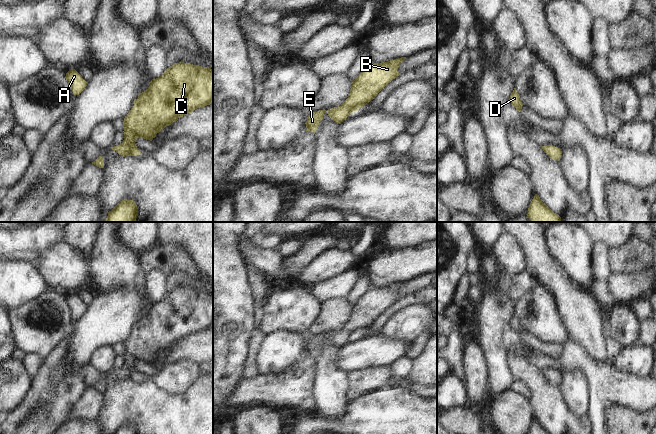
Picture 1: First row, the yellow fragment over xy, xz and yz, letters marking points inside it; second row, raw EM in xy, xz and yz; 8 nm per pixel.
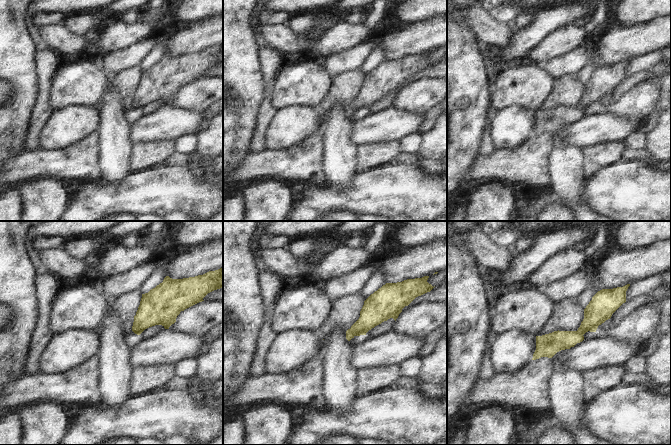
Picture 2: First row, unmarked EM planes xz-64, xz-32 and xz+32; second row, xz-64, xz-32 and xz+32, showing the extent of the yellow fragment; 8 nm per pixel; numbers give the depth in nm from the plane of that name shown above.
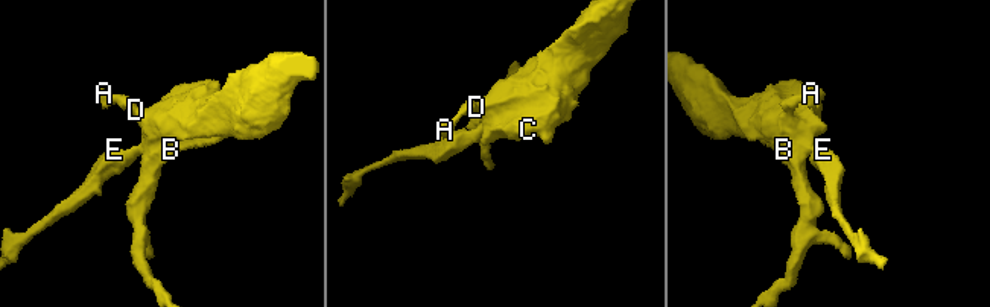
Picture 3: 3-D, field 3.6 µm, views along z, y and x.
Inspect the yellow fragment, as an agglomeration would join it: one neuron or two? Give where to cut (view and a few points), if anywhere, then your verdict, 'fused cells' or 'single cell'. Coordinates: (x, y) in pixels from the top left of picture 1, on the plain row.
no cut | single cell

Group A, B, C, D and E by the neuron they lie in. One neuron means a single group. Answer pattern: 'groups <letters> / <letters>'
groups A B C D E

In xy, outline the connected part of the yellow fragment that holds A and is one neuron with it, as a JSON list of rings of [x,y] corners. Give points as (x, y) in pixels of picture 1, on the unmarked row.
[[[69,293],[66,304],[74,319],[79,319],[88,308],[75,293]]]

